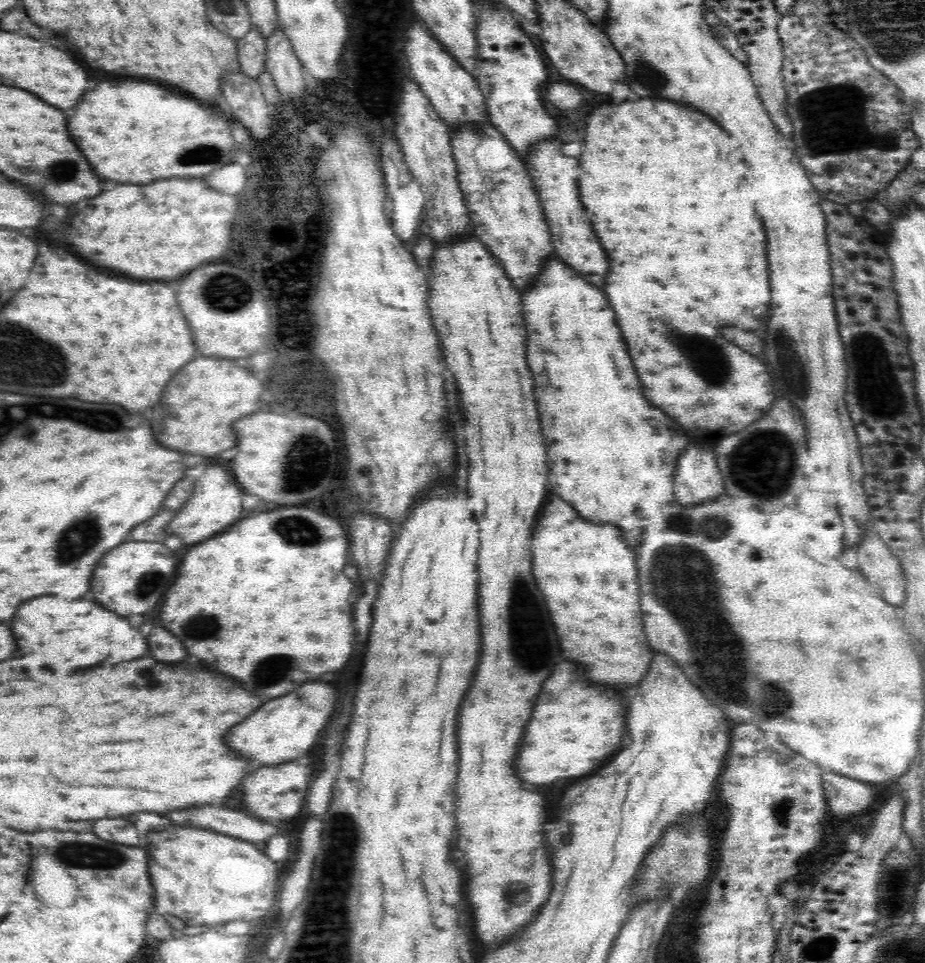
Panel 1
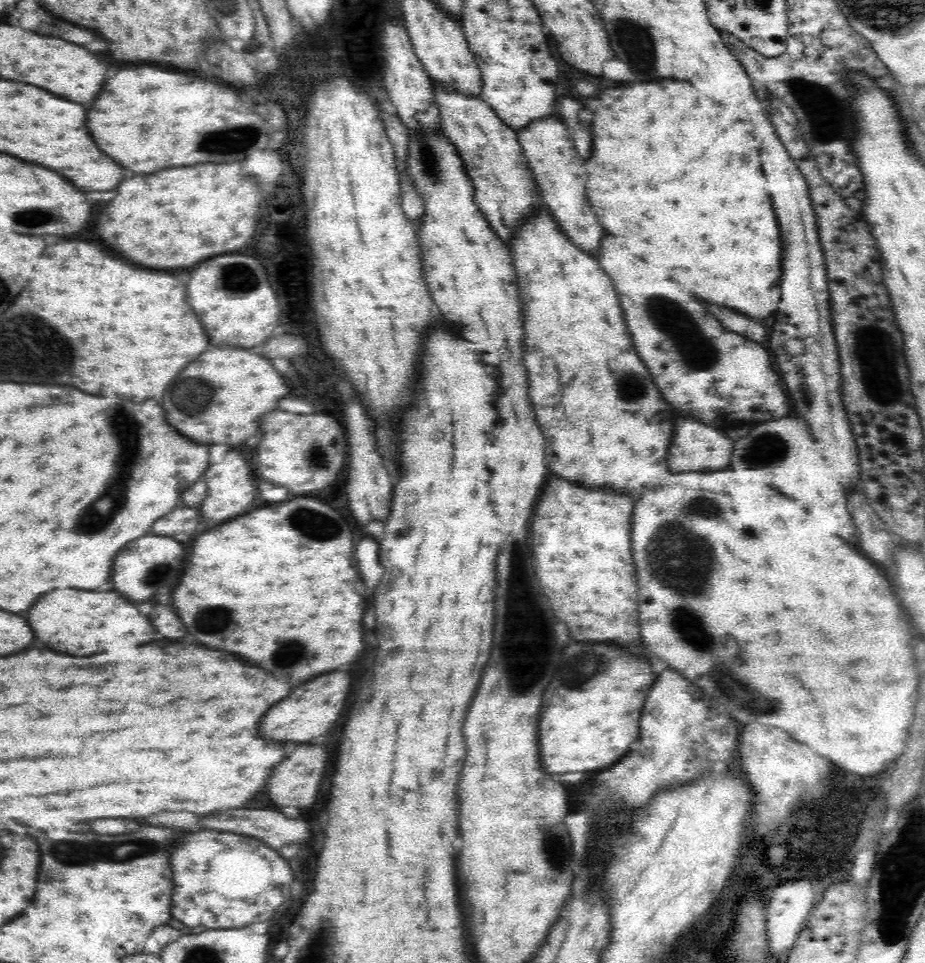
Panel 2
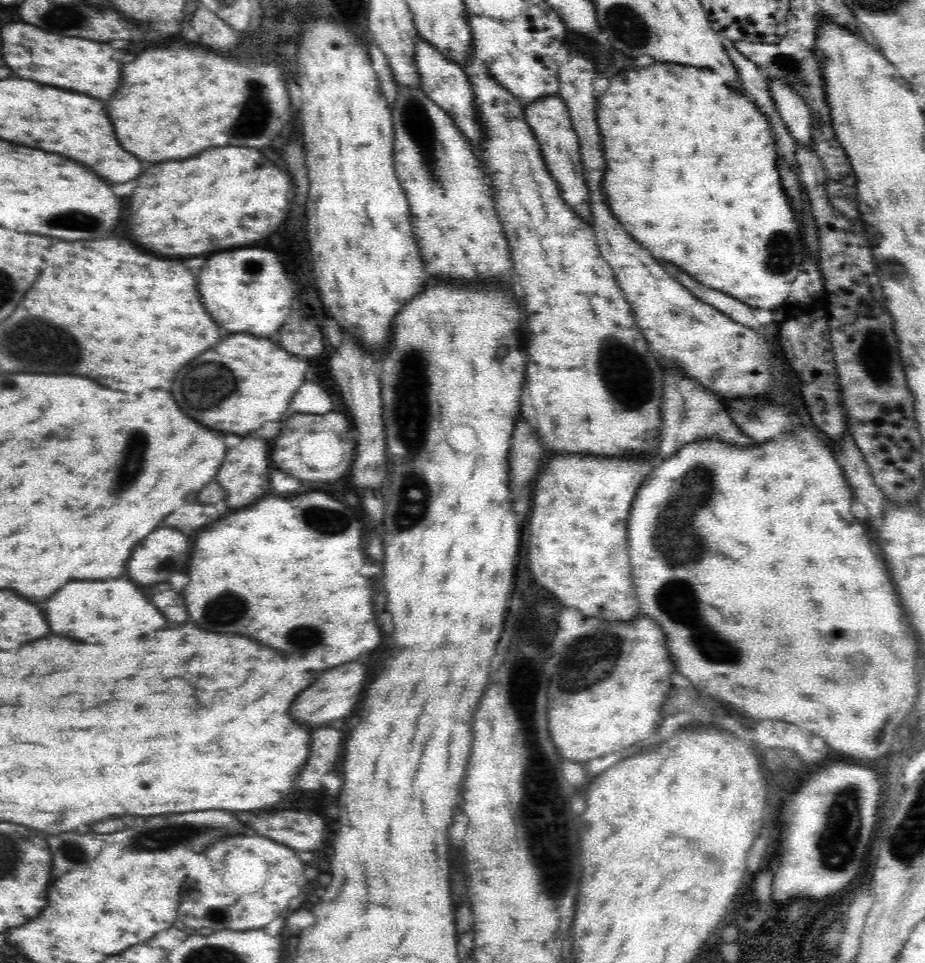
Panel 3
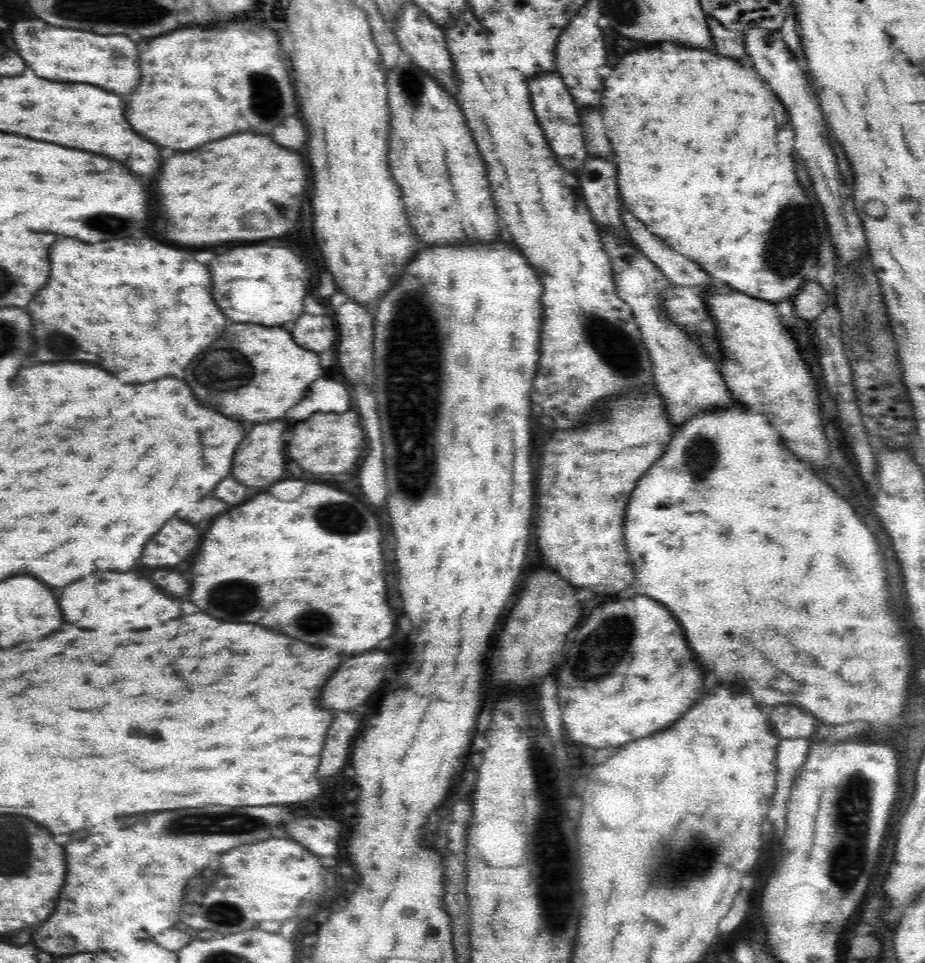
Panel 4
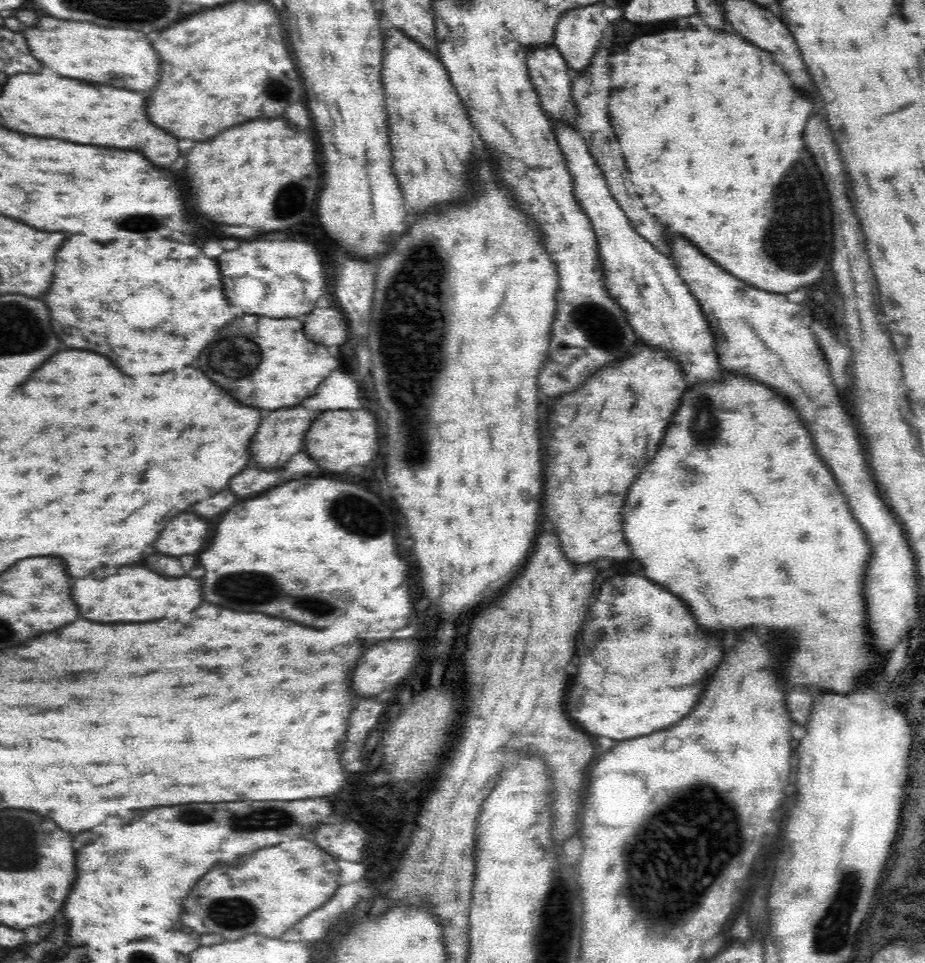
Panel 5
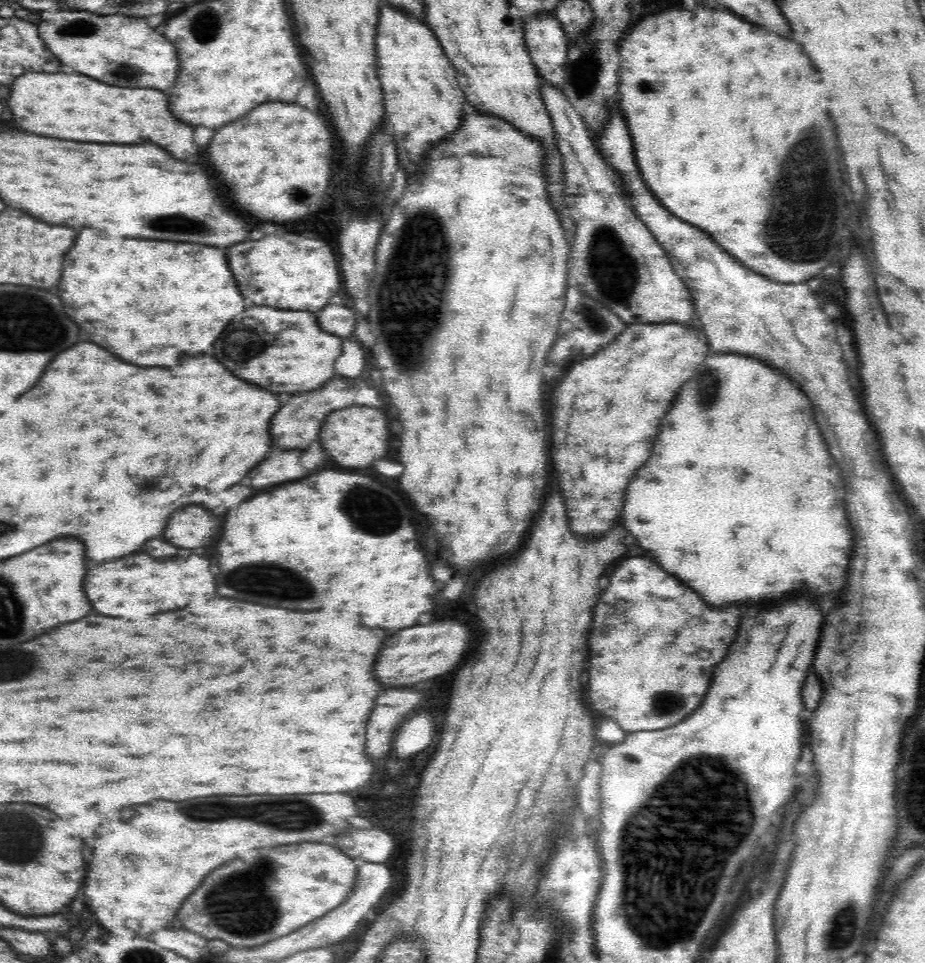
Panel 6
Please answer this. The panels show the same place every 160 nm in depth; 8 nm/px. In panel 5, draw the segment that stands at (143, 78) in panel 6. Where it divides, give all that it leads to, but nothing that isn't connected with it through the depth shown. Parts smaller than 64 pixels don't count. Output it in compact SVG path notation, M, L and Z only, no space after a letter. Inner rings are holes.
M44 16L34 28L26 32L32 54L60 76L92 80L114 88L126 88L134 92L150 92L160 78L158 52L150 44L147 33L126 28L106 28L92 22L70 22L54 16Z

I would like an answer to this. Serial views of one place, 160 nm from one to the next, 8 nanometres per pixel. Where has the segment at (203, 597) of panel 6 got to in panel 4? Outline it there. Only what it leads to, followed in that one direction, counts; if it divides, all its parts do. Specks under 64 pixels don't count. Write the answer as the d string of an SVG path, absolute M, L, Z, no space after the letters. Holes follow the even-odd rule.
M98 572L68 584L60 592L60 608L64 618L78 628L98 630L98 634L118 634L162 626L162 622L172 622L174 618L182 616L182 602L182 598L166 596L136 572Z

